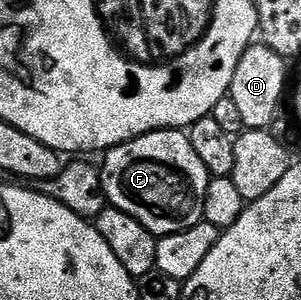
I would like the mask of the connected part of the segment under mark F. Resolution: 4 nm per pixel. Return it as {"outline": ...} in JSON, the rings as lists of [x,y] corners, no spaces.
{"outline":[[[156,129],[153,133],[115,145],[107,150],[103,157],[104,194],[108,196],[109,206],[126,211],[126,215],[134,215],[134,219],[138,219],[142,227],[155,233],[157,238],[170,235],[174,231],[186,231],[186,227],[194,227],[204,220],[206,187],[210,178],[206,167],[202,167],[202,159],[198,159],[187,132],[178,129]]]}

